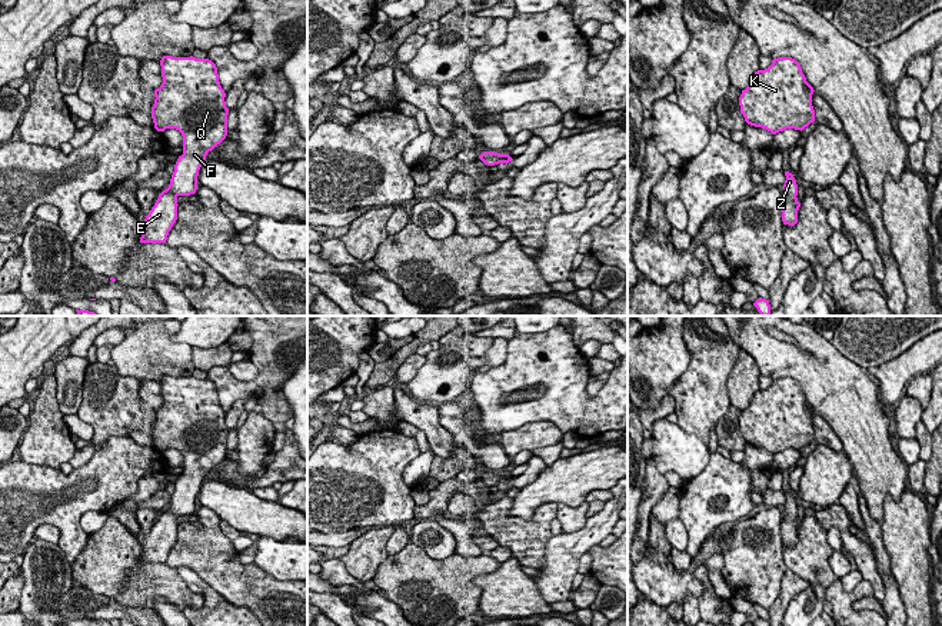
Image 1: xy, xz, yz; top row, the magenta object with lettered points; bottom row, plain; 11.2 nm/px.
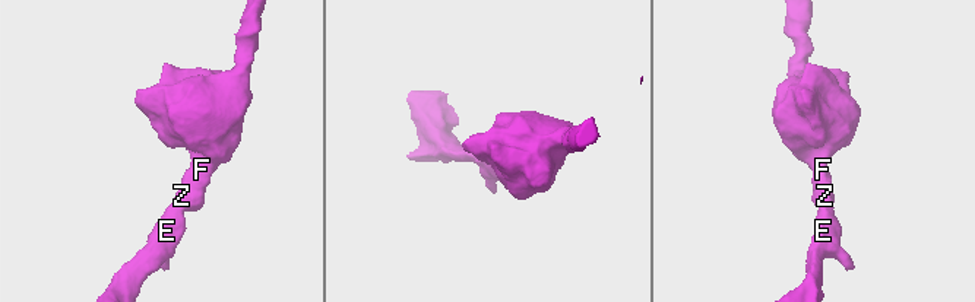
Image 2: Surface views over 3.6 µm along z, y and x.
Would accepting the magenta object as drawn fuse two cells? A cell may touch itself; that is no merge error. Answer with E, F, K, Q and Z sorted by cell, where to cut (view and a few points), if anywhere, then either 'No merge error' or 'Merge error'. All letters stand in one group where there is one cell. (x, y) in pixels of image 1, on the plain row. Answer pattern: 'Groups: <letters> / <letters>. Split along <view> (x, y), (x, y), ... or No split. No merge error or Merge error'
Groups: E F K Q Z. No split. No merge error

